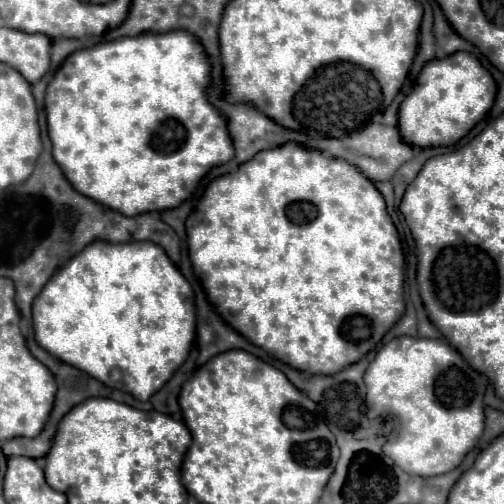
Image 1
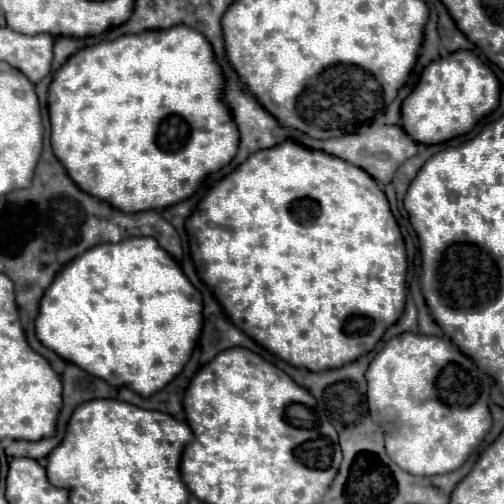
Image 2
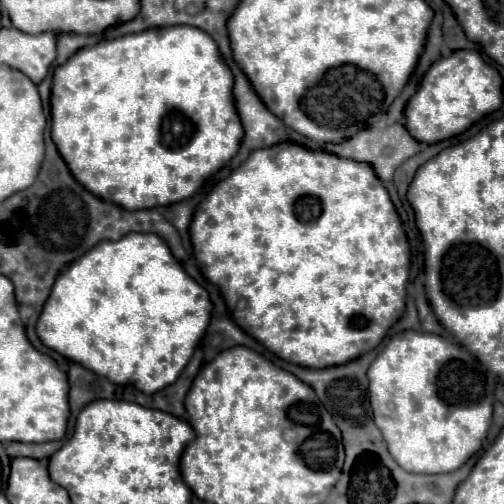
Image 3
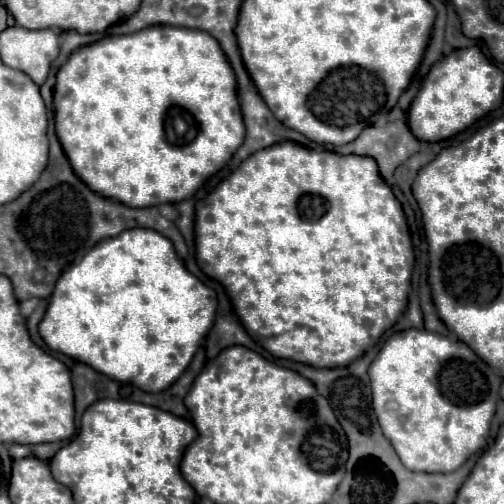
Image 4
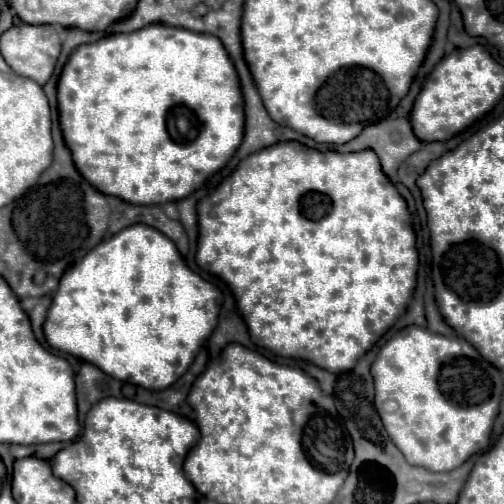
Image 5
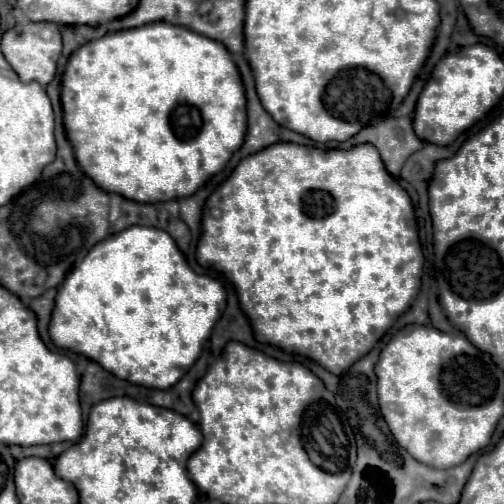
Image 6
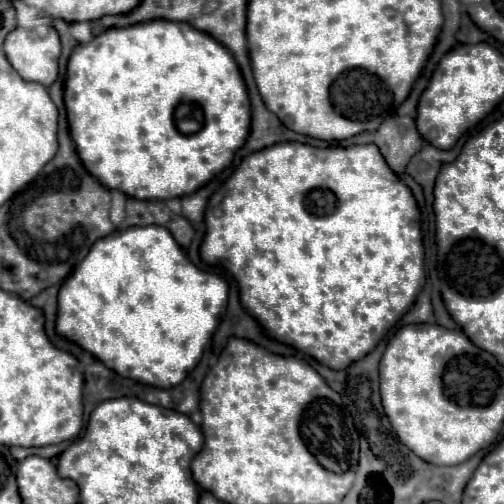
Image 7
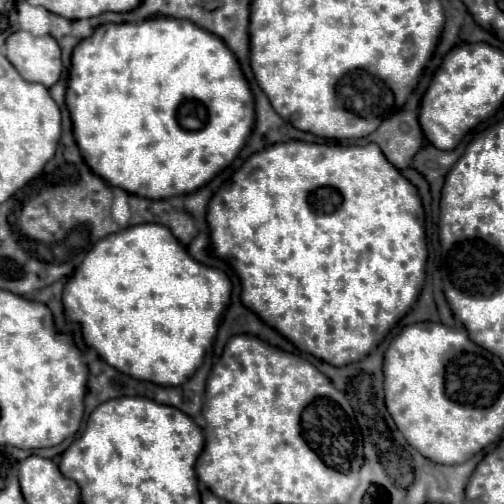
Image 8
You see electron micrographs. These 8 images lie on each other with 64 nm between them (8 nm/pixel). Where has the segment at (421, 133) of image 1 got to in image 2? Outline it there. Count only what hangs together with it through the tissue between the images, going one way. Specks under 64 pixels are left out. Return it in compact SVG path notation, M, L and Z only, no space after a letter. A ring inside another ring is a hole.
M458 50L424 68L416 90L402 104L402 120L406 132L416 142L440 144L470 132L480 118L498 106L498 102L500 82L496 74L470 50Z

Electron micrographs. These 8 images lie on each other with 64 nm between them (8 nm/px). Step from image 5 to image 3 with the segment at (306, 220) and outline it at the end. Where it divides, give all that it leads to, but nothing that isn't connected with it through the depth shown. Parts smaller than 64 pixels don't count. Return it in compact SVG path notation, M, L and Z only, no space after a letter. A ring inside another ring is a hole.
M280 142L280 144L270 146L270 148L254 150L254 152L248 156L248 160L240 164L238 170L234 170L230 176L219 181L206 196L206 200L198 204L194 217L192 218L192 224L190 224L190 238L192 238L194 256L196 256L196 262L198 262L200 272L202 272L210 282L214 282L216 286L220 286L222 296L224 296L224 300L226 300L226 304L228 304L228 308L230 308L230 312L232 312L236 324L238 324L246 334L250 334L252 338L256 338L258 342L262 342L262 346L264 346L268 352L272 352L274 356L278 356L278 358L282 358L282 360L288 360L288 362L294 362L294 364L300 364L300 366L306 366L306 368L340 366L340 364L346 364L346 362L358 358L360 354L364 354L364 352L376 348L376 346L382 342L382 338L386 336L388 328L402 316L404 306L406 306L406 304L404 304L404 298L406 298L406 282L408 282L408 268L410 268L410 248L408 248L408 238L406 238L402 220L400 220L400 216L398 216L398 212L396 212L392 200L390 200L388 190L382 186L382 182L380 182L380 178L376 176L374 168L372 168L370 164L366 164L366 162L356 162L356 160L350 160L350 158L340 158L340 156L336 156L336 154L322 152L322 150L316 150L316 152L314 152L314 150L308 150L308 148L304 148L304 146L296 144L296 142Z

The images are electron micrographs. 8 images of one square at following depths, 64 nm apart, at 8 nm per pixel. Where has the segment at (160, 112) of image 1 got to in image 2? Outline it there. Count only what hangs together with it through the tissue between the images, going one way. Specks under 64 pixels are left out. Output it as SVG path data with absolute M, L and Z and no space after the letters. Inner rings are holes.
M172 26L168 30L146 30L140 34L126 34L116 40L110 40L110 42L100 42L96 46L88 46L84 50L78 50L76 54L72 54L68 58L68 62L56 72L56 76L50 84L48 110L50 110L50 124L52 124L54 154L68 170L68 176L80 186L80 190L84 190L100 200L110 202L114 208L118 208L122 212L162 210L166 206L178 204L178 202L190 198L208 174L226 166L238 150L240 132L236 128L236 122L232 120L230 108L224 102L224 86L226 86L226 80L224 80L220 64L214 60L212 44L206 40L204 34L200 34L188 26Z

